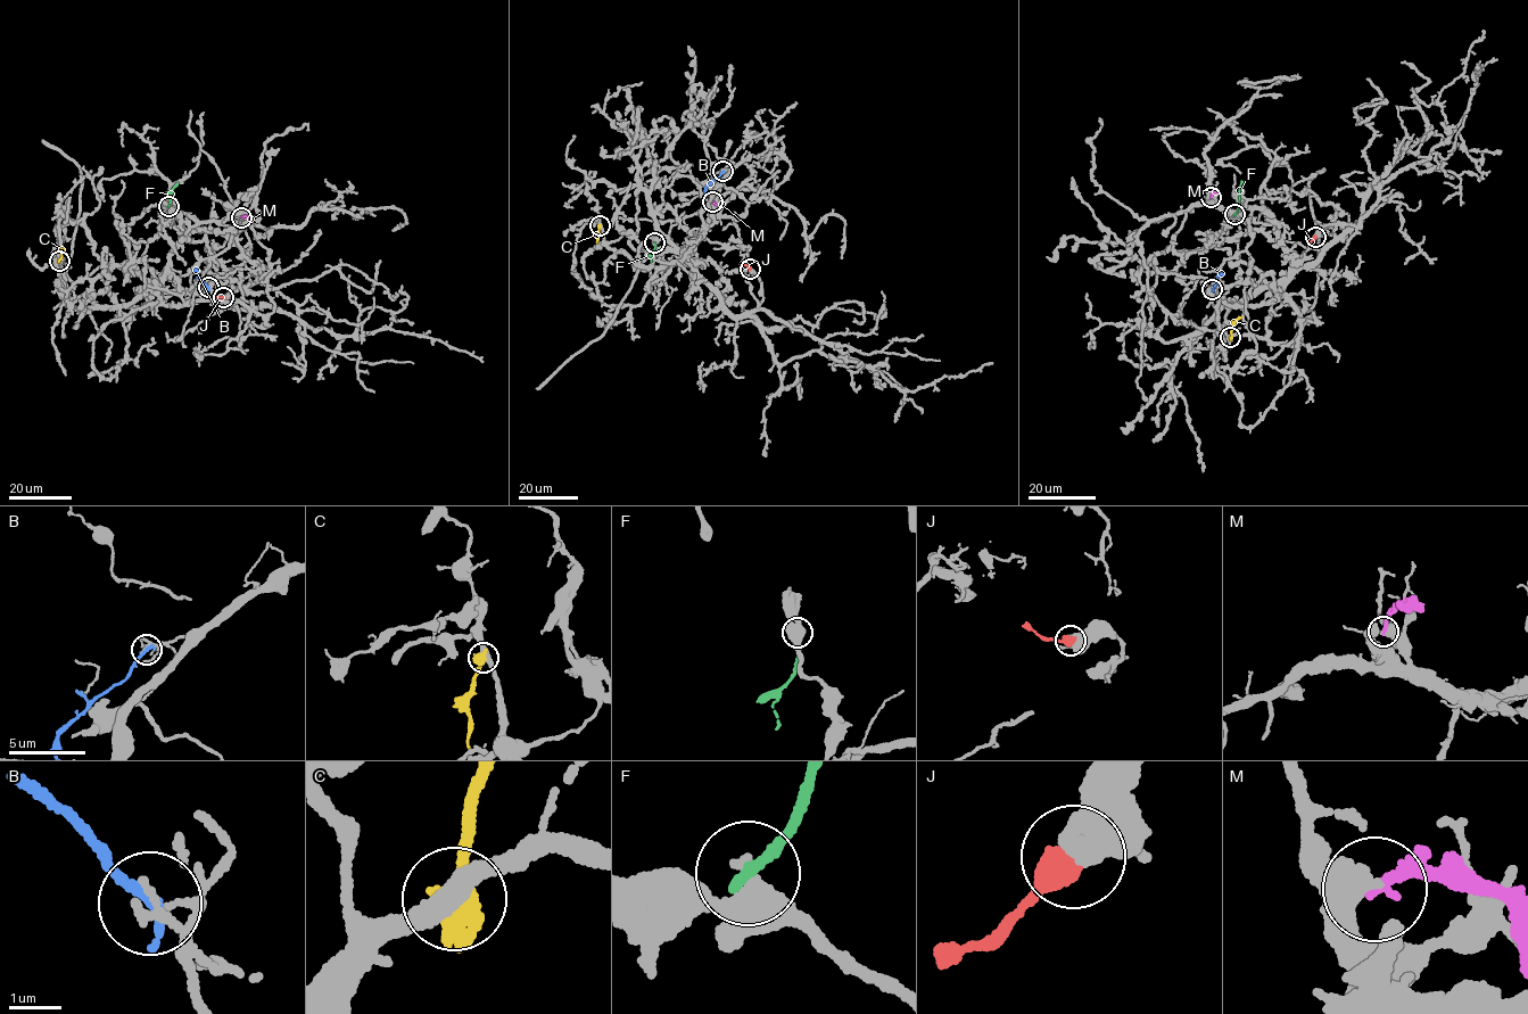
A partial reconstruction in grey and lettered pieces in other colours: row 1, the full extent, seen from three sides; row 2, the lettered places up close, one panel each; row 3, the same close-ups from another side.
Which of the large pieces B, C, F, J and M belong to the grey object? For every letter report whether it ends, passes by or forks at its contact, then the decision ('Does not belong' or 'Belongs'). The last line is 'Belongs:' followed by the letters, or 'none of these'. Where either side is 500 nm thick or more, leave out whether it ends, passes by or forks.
B: It ends there. Does not belong
C: Does not belong
F: It ends there. Does not belong
J: Does not belong
M: It ends there. Does not belong
Belongs: none of these

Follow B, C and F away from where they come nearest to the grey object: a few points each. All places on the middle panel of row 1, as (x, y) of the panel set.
B: (723, 171), (704, 192)
C: (600, 225), (595, 233), (597, 244)
F: (655, 244), (651, 262)

